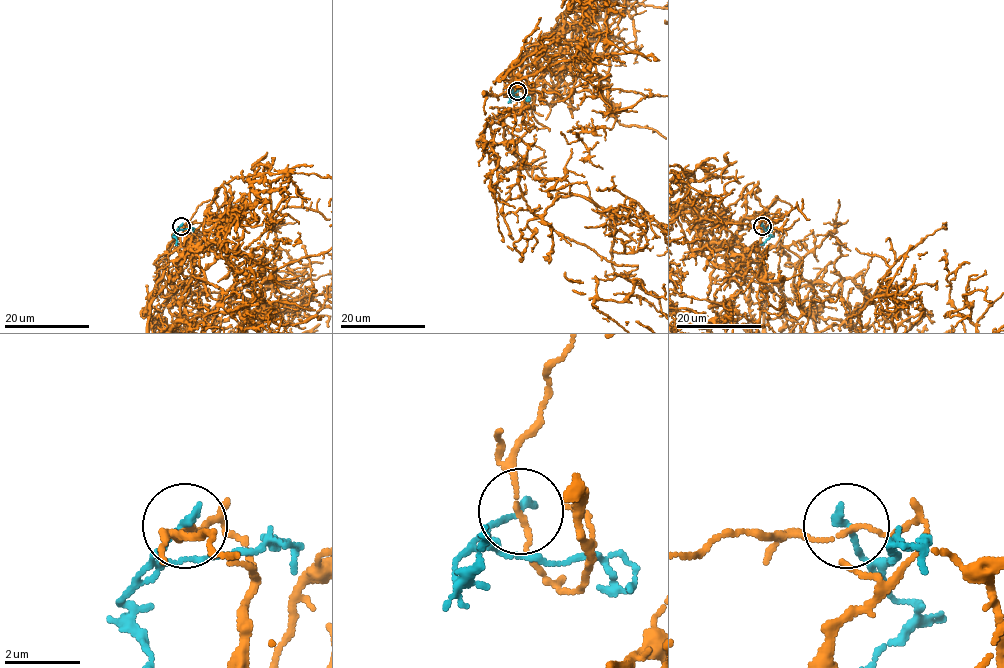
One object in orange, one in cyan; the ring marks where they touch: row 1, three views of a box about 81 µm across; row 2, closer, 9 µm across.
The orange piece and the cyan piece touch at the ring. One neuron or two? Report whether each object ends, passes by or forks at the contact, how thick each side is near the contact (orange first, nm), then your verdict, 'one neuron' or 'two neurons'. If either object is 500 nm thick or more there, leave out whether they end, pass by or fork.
orange passes by; cyan ends; calibres 100 and 200 nm; two neurons

